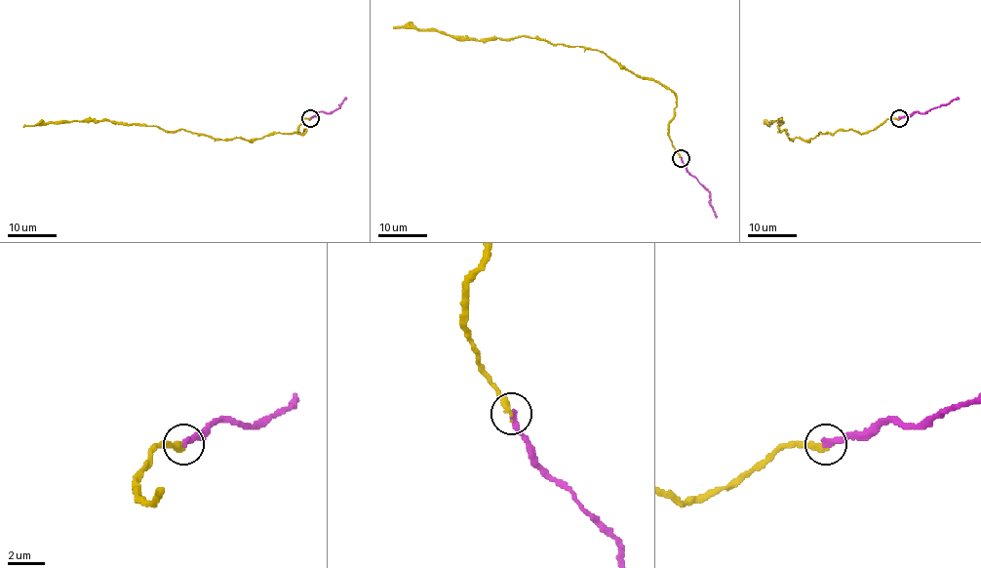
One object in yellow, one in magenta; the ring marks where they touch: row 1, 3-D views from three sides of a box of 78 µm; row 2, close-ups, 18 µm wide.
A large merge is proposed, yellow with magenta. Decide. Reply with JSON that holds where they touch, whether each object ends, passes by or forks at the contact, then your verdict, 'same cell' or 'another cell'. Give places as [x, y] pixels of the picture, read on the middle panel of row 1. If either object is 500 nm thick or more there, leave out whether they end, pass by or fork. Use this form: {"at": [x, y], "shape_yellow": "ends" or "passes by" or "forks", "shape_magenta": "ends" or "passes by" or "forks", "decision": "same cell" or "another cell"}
{"at": [681, 158], "shape_yellow": "ends", "shape_magenta": "ends", "decision": "same cell"}

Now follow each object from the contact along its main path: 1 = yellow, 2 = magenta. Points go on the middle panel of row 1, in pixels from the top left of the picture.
1: (681, 157), (668, 136), (676, 95), (599, 50), (550, 44), (531, 36), (457, 39), (434, 30), (394, 26)
2: (681, 157), (686, 169), (708, 191), (710, 205), (716, 218)

